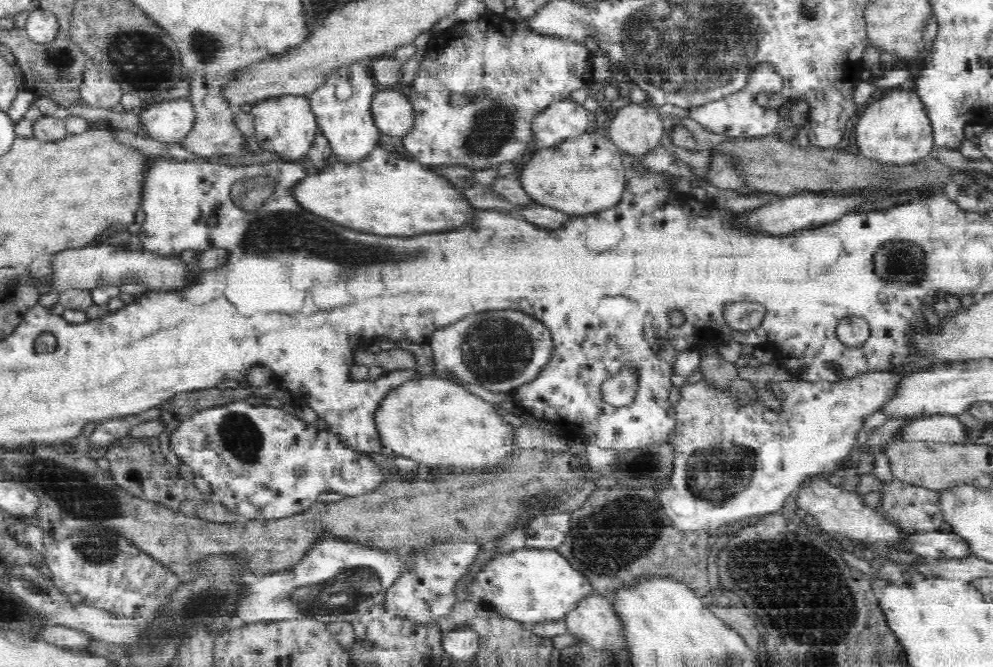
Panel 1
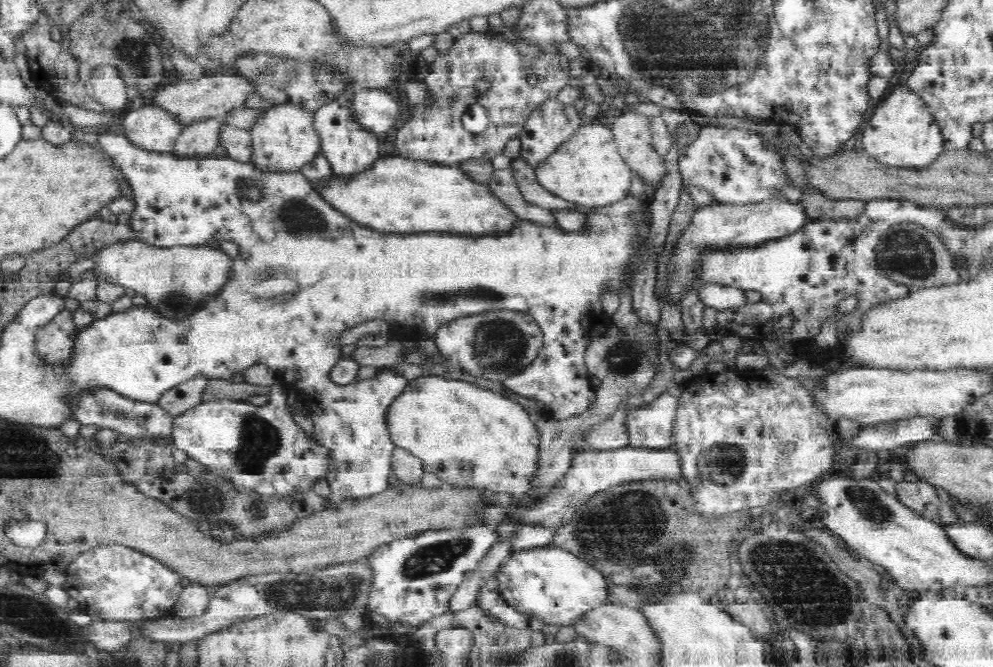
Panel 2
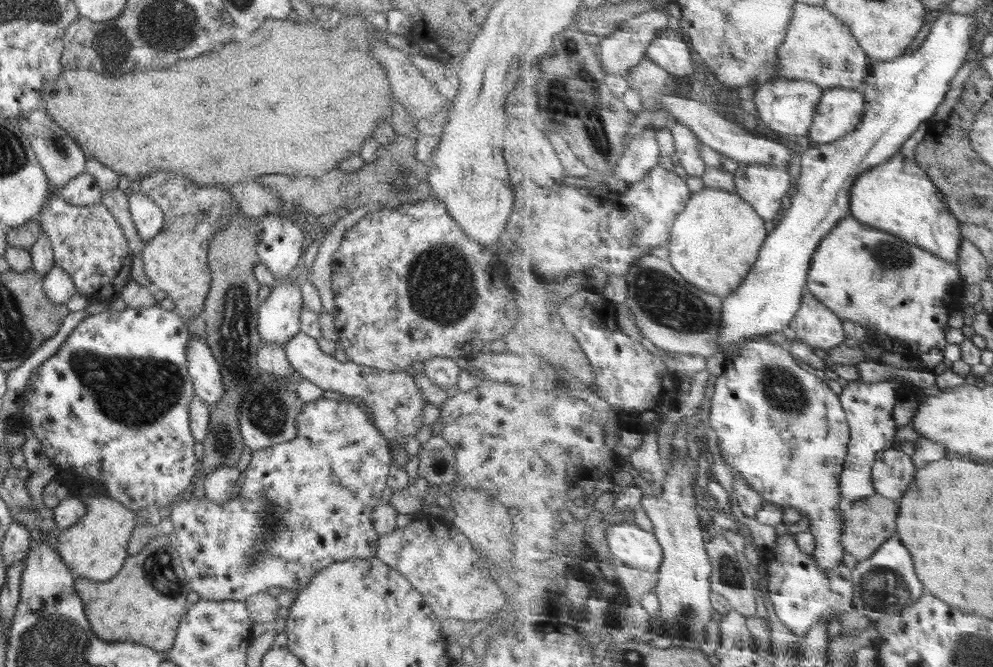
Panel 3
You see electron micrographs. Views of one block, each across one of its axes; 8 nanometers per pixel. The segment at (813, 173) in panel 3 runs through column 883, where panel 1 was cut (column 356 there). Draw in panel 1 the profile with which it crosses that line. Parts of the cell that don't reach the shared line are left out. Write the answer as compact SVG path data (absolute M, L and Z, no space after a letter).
M357 61L336 68L320 88L307 96L319 134L328 141L335 162L360 164L378 147L381 131L374 126L369 113L371 96L375 90L377 87L368 69L368 62Z

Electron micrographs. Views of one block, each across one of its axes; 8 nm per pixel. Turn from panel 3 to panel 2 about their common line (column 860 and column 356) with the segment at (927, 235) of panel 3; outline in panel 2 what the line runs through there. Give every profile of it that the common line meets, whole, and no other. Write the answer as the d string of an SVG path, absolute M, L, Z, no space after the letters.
M400 155L386 160L378 159L368 172L362 172L352 180L340 180L334 177L324 190L318 192L344 215L380 232L452 232L466 236L495 237L509 233L524 223L524 219L520 219L520 216L514 213L514 209L508 207L494 193L490 184L468 177L458 164L415 161Z

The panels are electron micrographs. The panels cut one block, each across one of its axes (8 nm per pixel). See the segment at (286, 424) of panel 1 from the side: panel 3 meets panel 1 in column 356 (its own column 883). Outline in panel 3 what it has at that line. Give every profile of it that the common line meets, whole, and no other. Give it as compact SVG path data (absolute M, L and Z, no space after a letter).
M892 447L878 453L873 472L877 494L894 499L902 505L903 498L917 479L918 472L912 455L904 450Z

